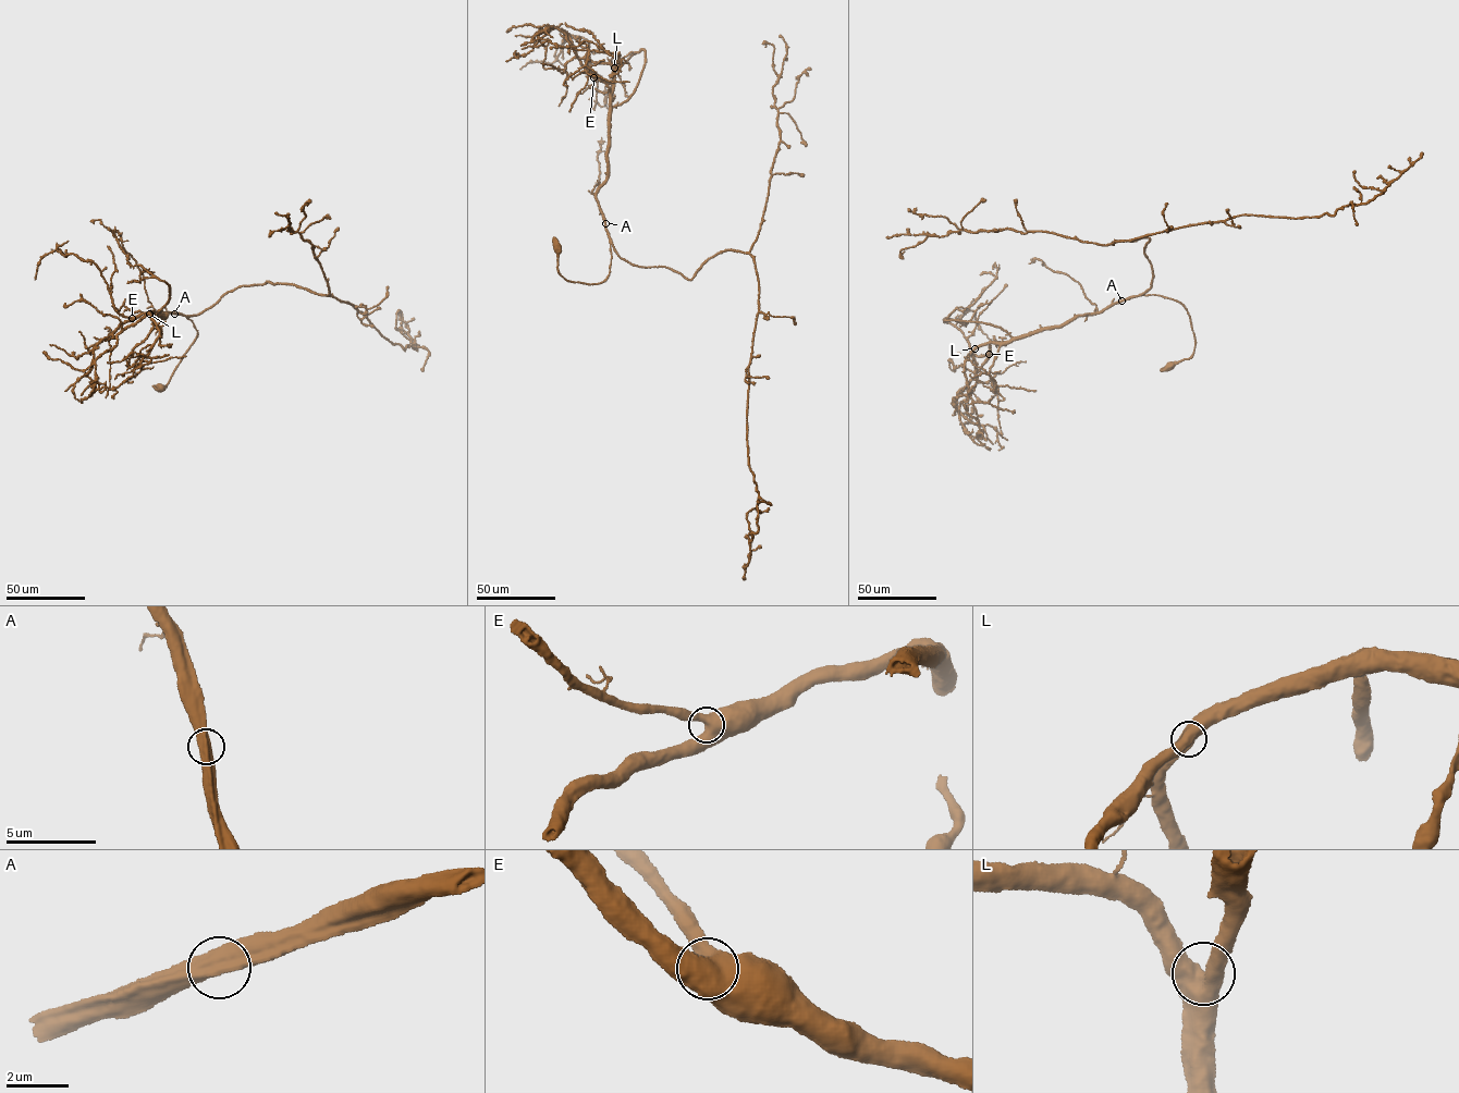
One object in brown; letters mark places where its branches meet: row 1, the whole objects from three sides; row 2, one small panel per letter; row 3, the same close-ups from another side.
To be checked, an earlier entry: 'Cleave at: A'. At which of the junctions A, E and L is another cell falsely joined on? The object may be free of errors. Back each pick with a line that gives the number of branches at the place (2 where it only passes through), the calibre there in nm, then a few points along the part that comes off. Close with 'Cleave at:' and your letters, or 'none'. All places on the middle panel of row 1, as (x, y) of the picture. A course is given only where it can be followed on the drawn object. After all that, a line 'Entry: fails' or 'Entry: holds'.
Cleave at: none
Entry: fails

